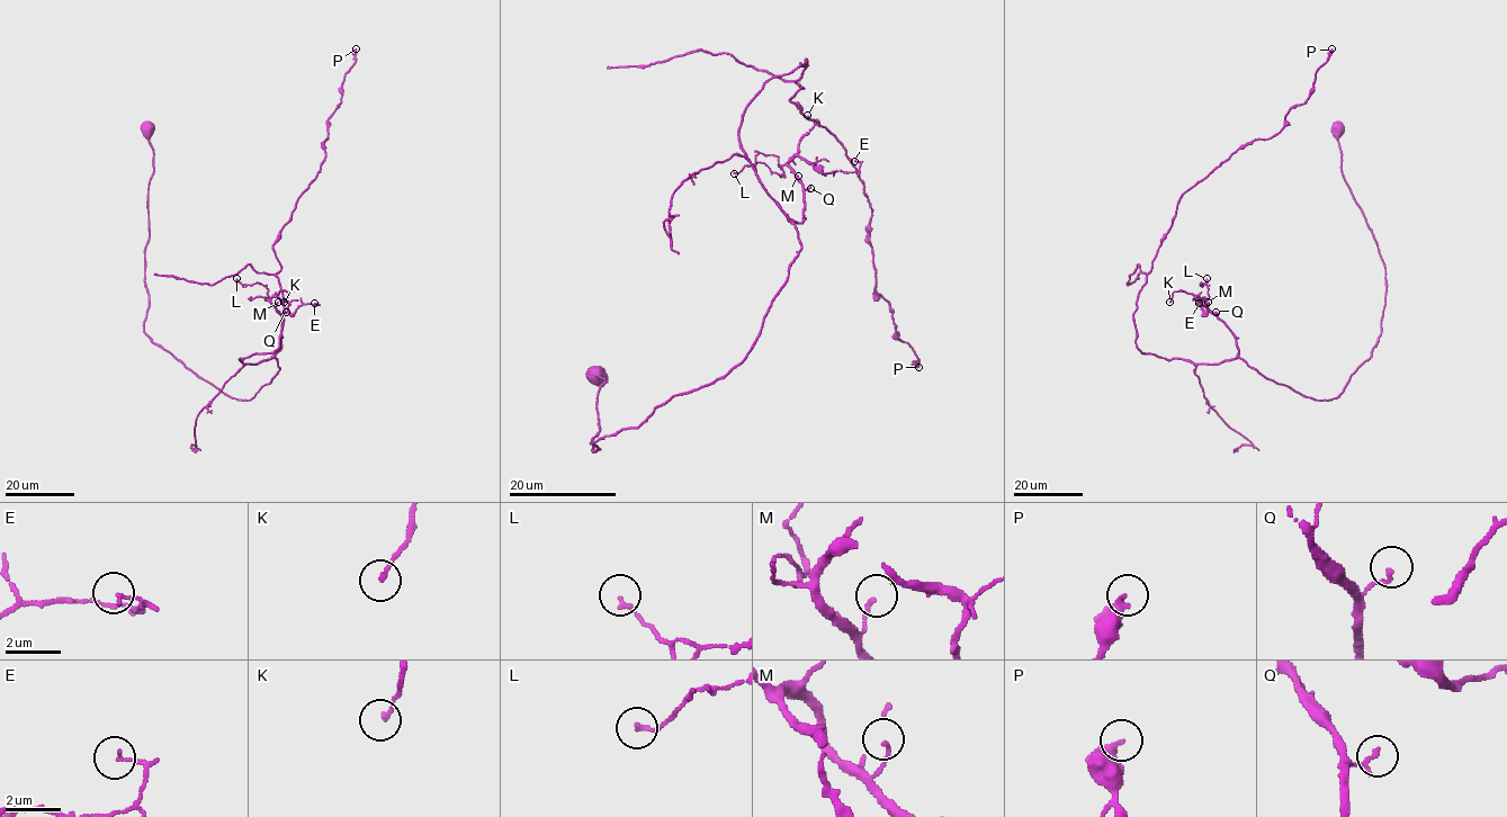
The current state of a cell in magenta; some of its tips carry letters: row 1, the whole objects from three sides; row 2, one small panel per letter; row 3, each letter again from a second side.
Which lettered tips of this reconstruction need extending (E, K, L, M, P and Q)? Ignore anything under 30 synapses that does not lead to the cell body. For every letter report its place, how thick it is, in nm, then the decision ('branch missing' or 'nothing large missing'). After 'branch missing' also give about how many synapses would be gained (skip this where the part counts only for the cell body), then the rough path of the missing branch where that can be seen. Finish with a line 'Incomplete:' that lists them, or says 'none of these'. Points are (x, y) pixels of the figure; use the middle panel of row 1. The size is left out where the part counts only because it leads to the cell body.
E: (854, 161) | 110 nm | nothing large missing
K: (807, 115) | 150 nm | nothing large missing
L: (734, 173) | 120 nm | nothing large missing
M: (798, 176) | 140 nm | nothing large missing
P: (918, 367) | 320 nm | nothing large missing
Q: (810, 188) | 90 nm | nothing large missing
Incomplete: none of these

